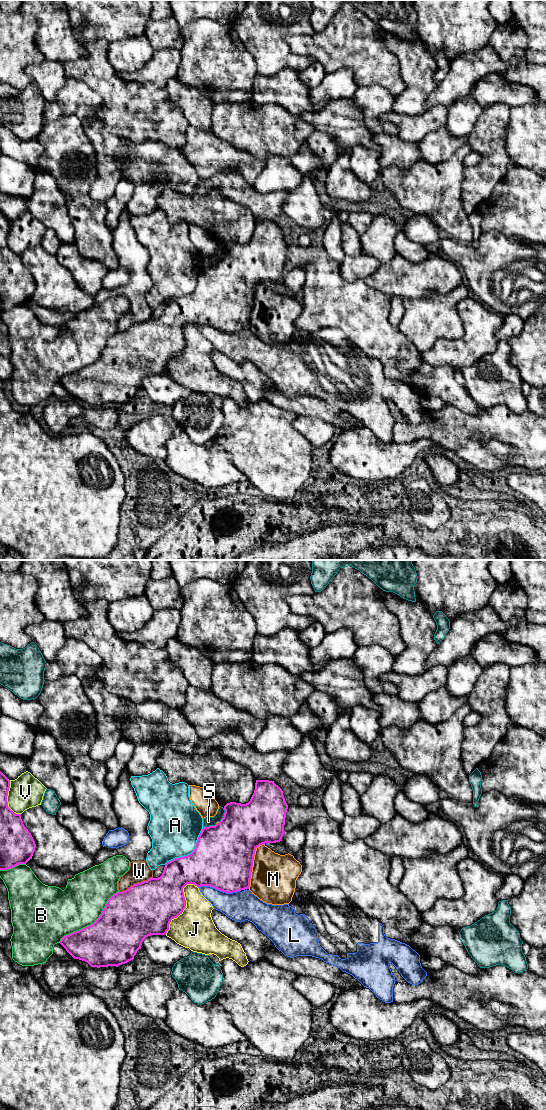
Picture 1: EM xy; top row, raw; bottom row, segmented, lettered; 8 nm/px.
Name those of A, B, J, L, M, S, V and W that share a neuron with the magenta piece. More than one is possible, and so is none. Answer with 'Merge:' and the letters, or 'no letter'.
Merge: no letter

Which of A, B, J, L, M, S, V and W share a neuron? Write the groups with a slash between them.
A / B / J / L / M / S / V / W

